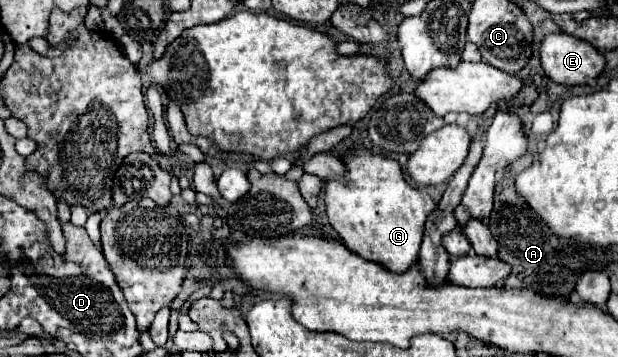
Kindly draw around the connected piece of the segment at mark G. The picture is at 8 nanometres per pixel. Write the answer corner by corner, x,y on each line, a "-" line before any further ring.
359,146
343,162
347,168
345,176
325,182
329,224
351,252
383,264
391,272
409,270
417,262
423,226
435,202
425,190
407,184
397,160

